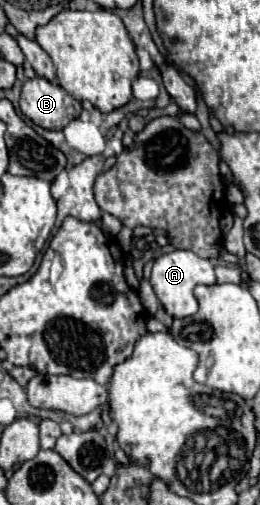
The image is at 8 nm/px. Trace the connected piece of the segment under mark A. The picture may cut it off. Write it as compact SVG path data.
M174 250L174 252L162 254L160 258L154 260L152 276L150 276L150 284L156 292L156 298L172 318L192 316L198 310L198 302L194 300L194 288L198 284L214 284L214 282L216 282L214 264L190 250Z

